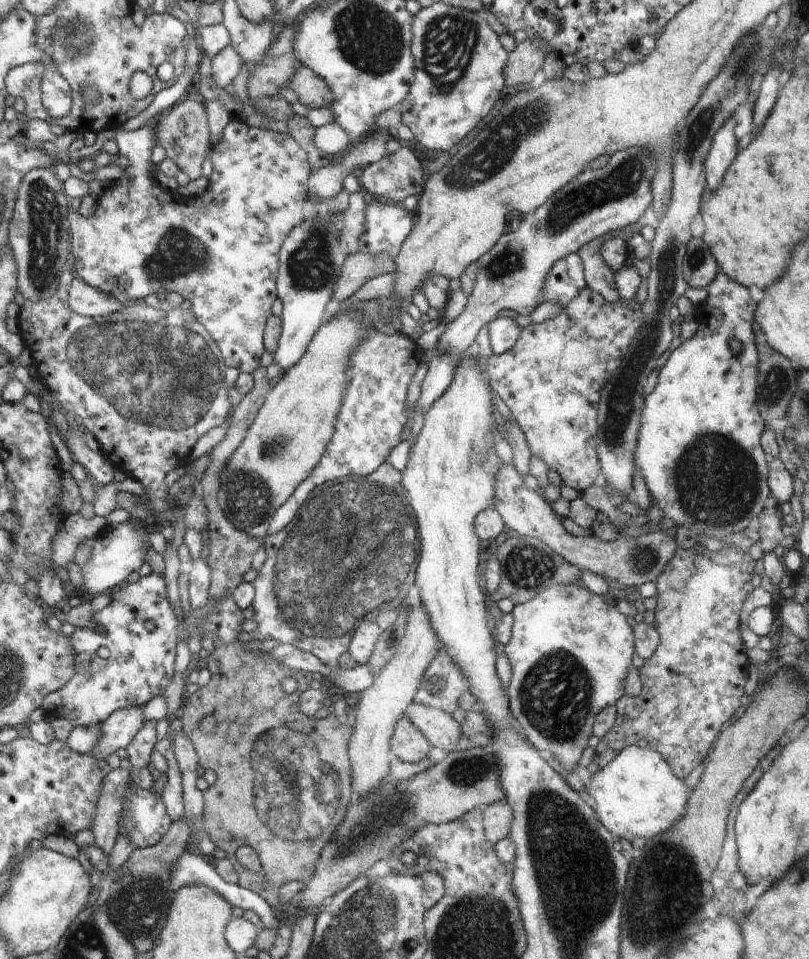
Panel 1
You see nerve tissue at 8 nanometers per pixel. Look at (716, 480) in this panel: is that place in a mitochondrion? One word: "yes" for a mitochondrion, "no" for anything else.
yes

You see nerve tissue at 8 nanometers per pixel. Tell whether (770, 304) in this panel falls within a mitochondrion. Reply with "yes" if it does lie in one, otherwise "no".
no

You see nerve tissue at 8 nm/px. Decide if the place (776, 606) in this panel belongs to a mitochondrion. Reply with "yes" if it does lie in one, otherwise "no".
no

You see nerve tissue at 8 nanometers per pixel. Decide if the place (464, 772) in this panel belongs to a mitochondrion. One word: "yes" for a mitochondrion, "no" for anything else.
yes

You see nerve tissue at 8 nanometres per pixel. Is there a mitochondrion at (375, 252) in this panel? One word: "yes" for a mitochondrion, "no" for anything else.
no

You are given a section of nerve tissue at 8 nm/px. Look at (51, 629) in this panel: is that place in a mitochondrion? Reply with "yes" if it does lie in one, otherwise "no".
no

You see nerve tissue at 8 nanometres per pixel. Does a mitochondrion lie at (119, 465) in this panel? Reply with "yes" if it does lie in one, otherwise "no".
no

